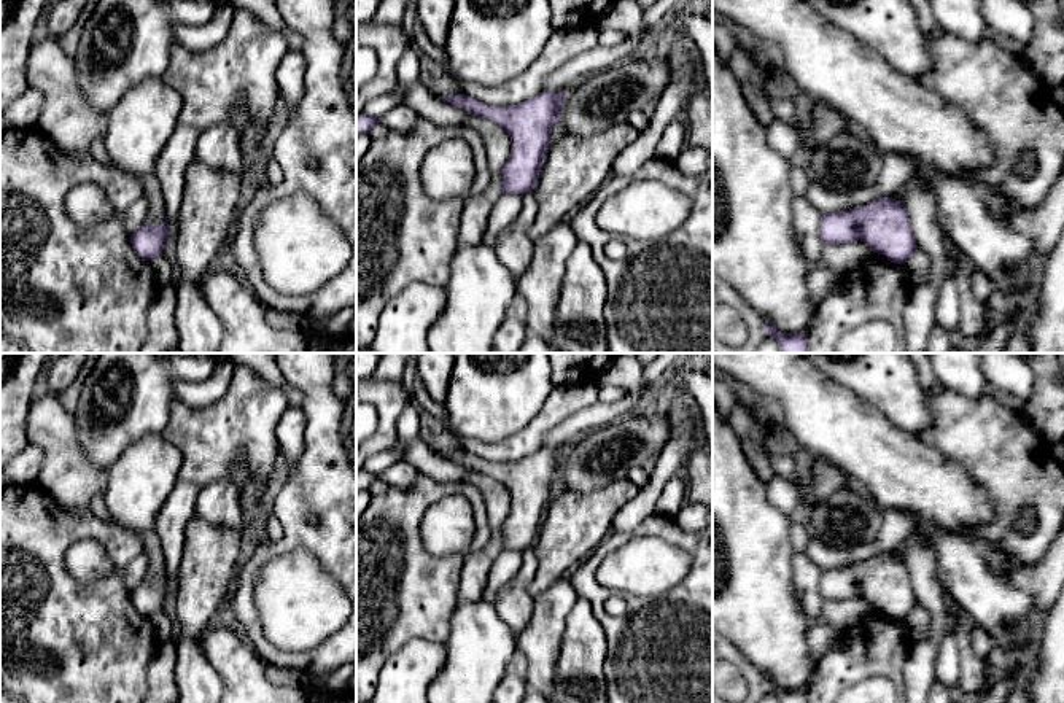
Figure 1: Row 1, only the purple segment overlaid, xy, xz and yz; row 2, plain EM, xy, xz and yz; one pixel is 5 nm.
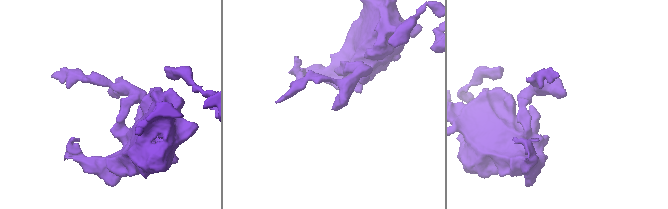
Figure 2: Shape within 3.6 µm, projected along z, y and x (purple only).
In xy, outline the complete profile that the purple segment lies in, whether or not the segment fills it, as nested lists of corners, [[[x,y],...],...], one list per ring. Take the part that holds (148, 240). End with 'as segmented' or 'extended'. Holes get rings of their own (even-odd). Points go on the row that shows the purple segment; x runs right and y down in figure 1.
[[[167,216],[161,226],[151,226],[148,223],[143,223],[140,229],[130,234],[130,243],[132,243],[134,251],[143,261],[150,261],[154,256],[162,254],[169,227],[170,226],[169,226]]]; as segmented

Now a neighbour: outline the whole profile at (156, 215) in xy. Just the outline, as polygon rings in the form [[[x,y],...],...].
[[[134,175],[143,186],[145,196],[148,197],[148,215],[145,223],[151,226],[161,226],[165,221],[167,212],[159,188],[159,180],[150,175]]]

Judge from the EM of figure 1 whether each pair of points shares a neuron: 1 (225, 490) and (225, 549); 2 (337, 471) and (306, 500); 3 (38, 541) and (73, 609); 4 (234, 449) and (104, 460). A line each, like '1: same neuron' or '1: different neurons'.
1: different neurons
2: same neuron
3: same neuron
4: different neurons

